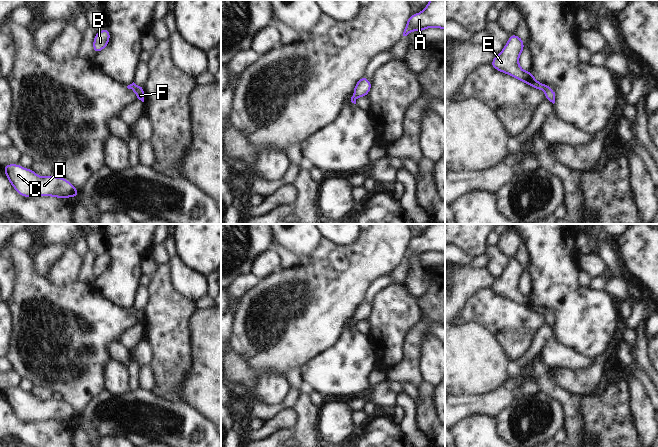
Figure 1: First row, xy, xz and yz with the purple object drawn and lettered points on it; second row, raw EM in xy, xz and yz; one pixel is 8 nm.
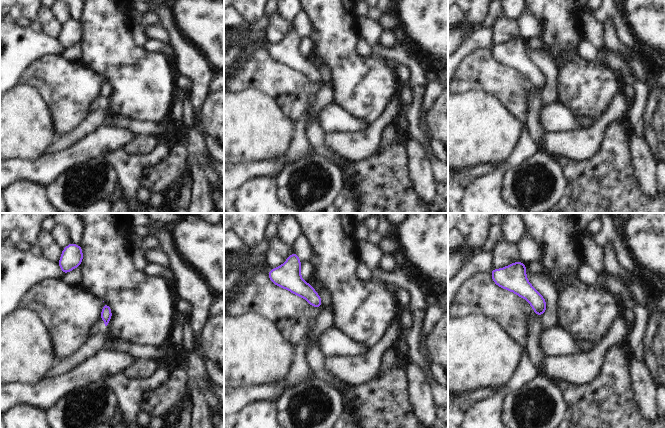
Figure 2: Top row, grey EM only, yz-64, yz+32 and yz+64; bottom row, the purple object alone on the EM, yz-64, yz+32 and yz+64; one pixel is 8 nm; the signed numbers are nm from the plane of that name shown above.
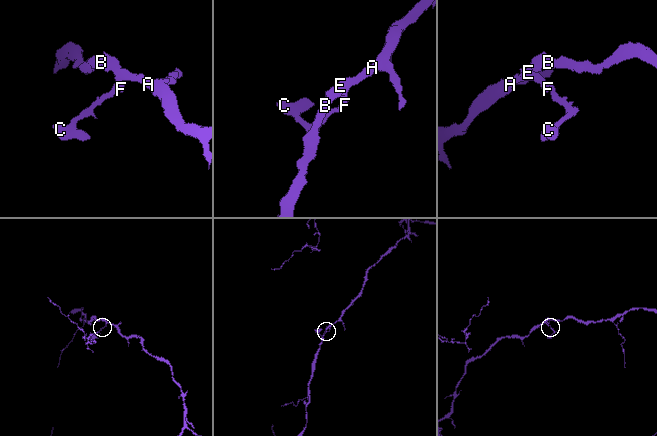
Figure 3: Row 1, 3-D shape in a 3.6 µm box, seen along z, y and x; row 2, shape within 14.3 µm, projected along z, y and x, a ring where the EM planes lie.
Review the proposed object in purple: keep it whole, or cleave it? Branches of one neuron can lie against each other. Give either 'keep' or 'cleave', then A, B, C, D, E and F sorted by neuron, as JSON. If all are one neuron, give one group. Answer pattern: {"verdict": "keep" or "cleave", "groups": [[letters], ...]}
{"verdict": "keep", "groups": [["A", "B", "C", "D", "E", "F"]]}

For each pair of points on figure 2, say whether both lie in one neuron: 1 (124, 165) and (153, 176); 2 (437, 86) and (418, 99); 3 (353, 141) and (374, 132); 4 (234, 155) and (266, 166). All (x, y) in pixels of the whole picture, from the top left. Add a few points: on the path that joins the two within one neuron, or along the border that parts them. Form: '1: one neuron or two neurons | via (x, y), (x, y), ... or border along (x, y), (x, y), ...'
1: two neurons | border along (163, 159), (143, 171), (141, 185)
2: two neurons | border along (426, 87), (424, 102), (421, 107)
3: one neuron | via (358, 141), (365, 141), (369, 137)
4: two neurons | border along (278, 157), (234, 165)

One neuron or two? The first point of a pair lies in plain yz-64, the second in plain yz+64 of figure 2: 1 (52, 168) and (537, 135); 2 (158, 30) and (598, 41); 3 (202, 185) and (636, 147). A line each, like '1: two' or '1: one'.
1: two
2: one
3: one

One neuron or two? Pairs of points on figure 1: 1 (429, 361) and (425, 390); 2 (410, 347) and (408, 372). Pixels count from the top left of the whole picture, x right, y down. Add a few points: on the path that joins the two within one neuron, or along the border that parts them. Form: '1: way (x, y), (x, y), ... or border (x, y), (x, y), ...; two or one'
1: border (422, 381), (427, 381), (434, 386); two
2: way (410, 353), (409, 366); one

